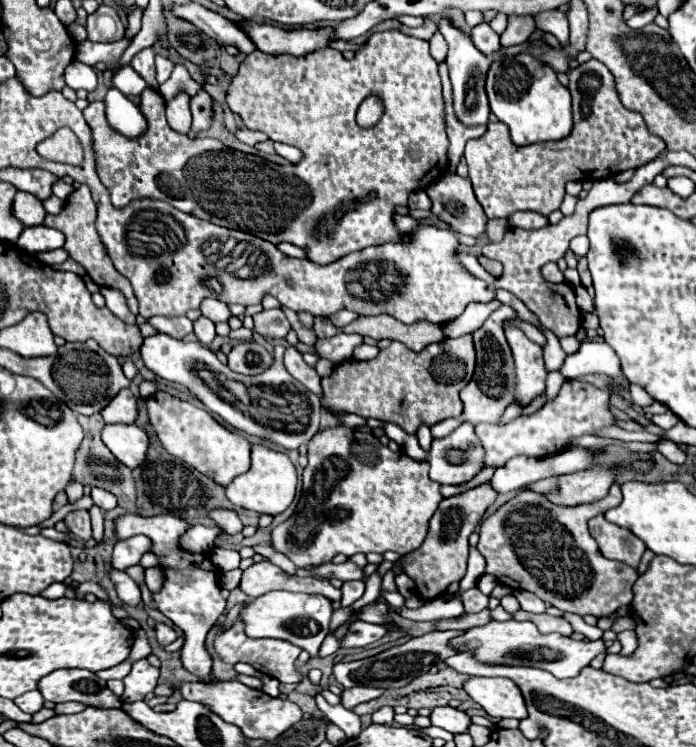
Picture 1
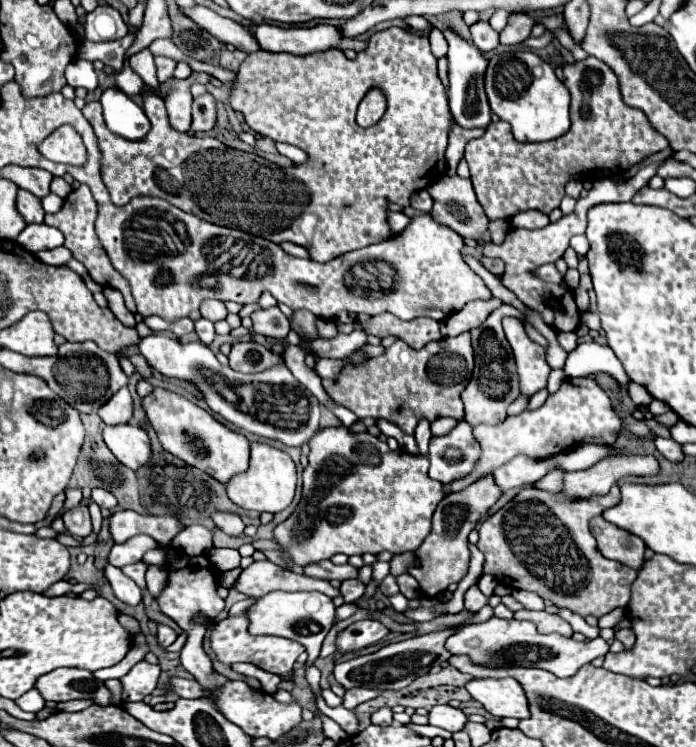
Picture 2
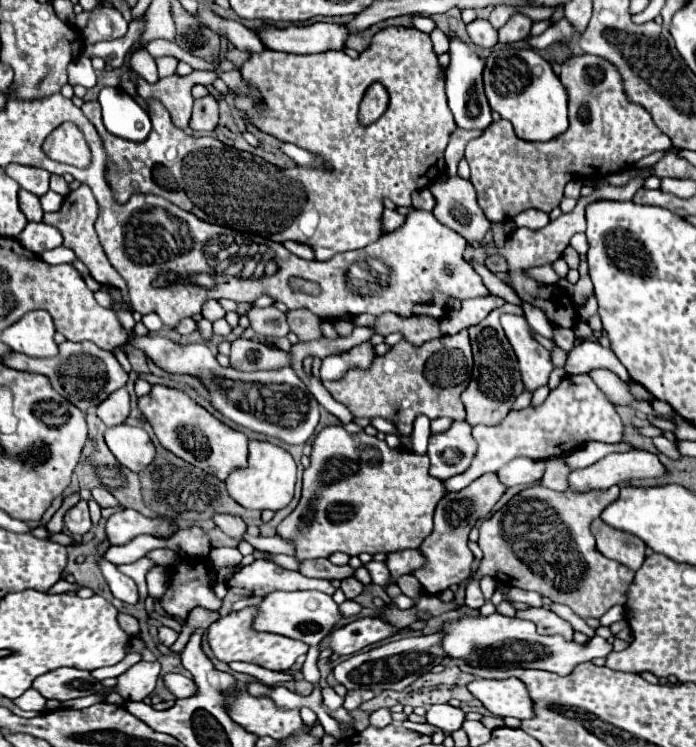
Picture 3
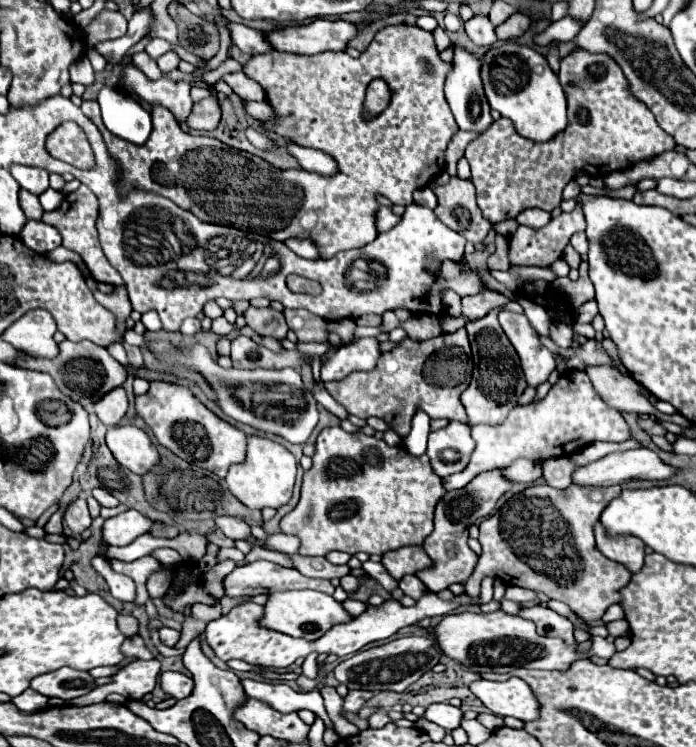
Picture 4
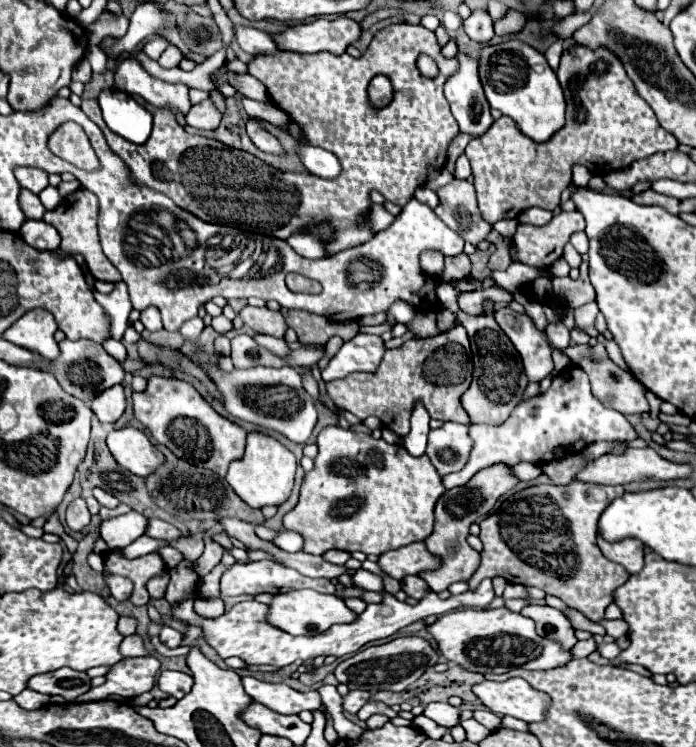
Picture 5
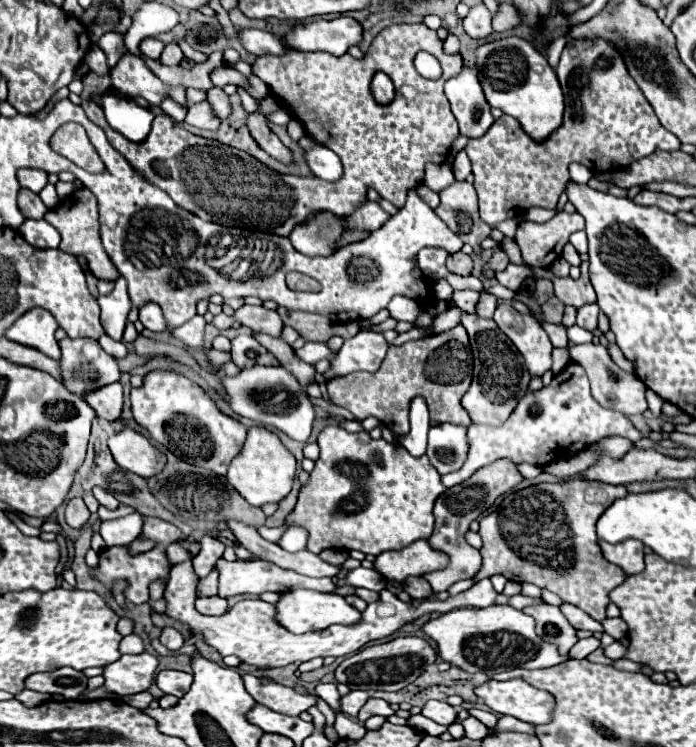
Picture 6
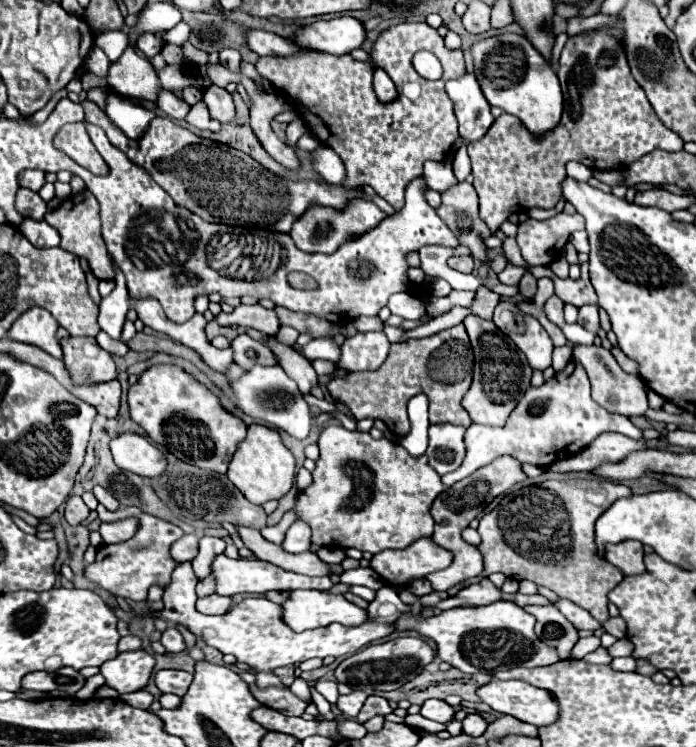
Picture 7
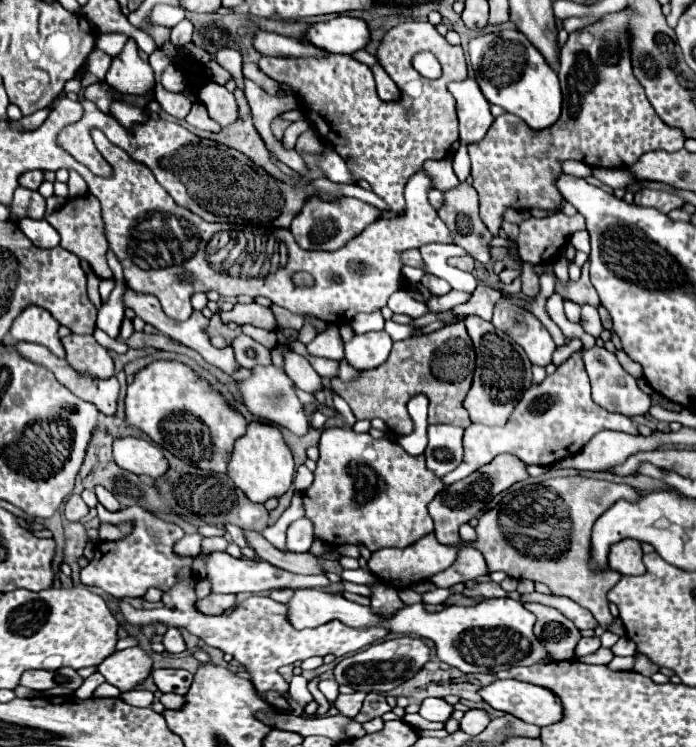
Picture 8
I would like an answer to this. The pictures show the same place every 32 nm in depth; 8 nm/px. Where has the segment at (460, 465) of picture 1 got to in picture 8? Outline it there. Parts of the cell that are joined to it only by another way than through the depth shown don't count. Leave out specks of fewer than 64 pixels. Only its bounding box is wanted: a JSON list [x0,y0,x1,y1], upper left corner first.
[426,426,462,478]

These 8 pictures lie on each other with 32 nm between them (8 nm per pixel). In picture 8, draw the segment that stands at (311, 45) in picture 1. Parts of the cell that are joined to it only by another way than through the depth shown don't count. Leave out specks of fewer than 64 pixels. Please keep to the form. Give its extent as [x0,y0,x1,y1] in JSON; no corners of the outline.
[304,16,370,54]

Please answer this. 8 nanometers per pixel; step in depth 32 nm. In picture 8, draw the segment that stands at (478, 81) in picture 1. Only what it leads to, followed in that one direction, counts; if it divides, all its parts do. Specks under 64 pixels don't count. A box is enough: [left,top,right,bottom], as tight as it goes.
[448,78,494,144]

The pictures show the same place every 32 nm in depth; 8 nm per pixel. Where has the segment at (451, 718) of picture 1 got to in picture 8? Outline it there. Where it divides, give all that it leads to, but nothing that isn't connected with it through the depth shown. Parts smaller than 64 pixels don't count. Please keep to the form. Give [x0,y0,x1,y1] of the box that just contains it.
[420,698,452,722]

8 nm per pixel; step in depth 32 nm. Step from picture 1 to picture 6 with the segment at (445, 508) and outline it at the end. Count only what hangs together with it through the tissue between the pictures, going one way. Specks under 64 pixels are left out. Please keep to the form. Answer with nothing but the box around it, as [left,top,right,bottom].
[424,460,524,592]

